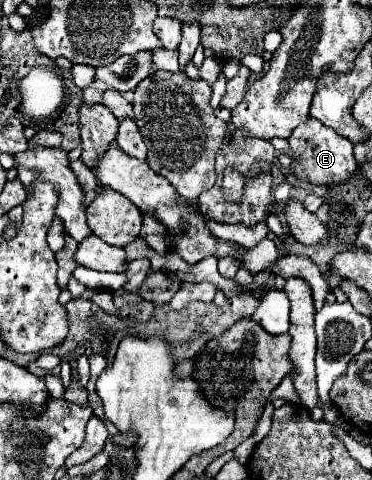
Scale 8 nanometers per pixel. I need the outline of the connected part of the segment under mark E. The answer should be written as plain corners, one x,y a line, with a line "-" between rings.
310,117
308,121
304,121
300,127
296,127
296,131
288,141
290,141
292,157
296,159
296,167
298,167
294,173
312,185
326,185
326,183
338,185
350,179
356,171
352,143
342,135
338,135
336,131
324,127
318,119

